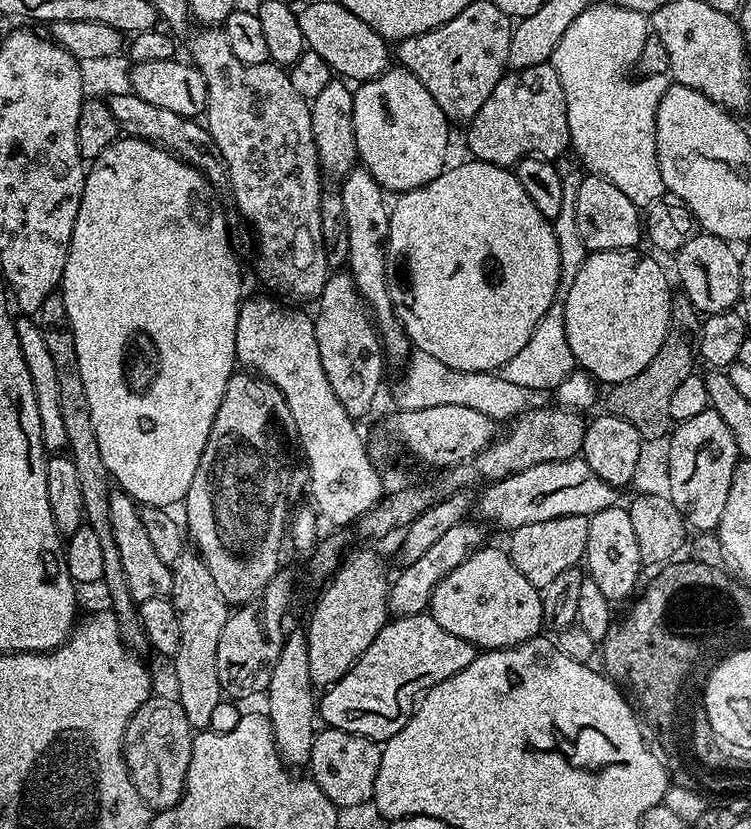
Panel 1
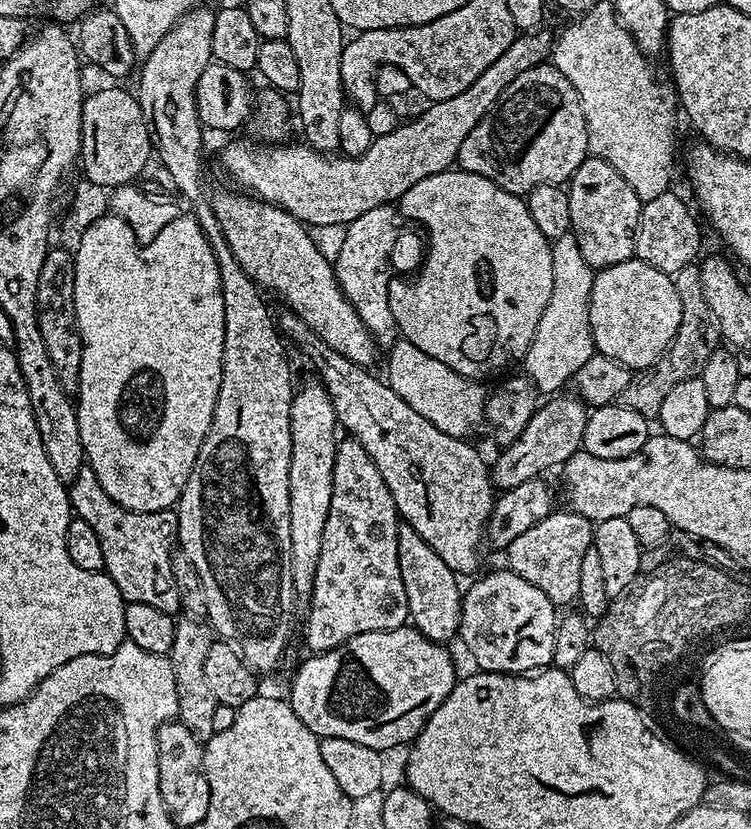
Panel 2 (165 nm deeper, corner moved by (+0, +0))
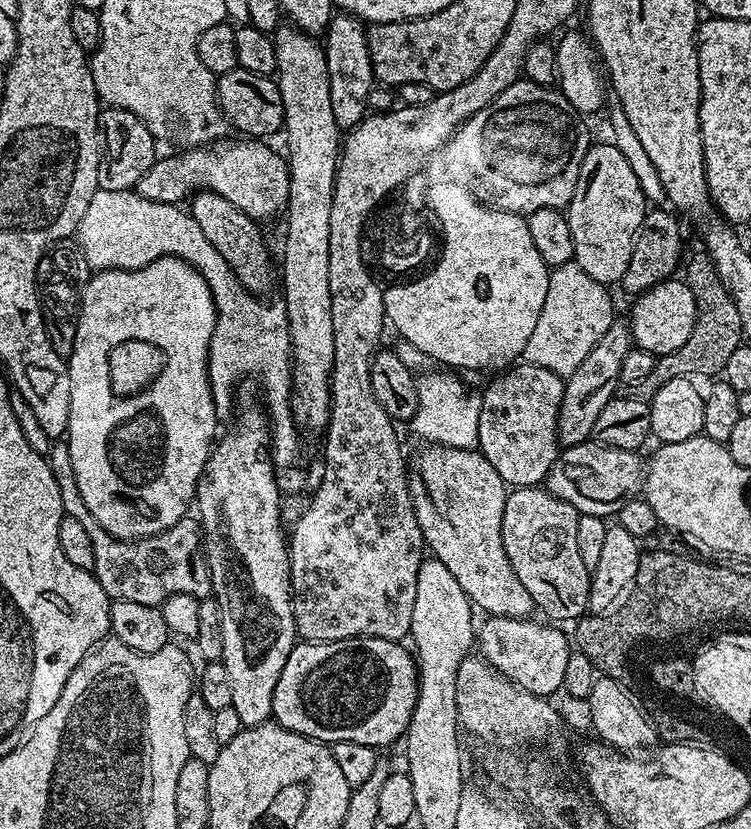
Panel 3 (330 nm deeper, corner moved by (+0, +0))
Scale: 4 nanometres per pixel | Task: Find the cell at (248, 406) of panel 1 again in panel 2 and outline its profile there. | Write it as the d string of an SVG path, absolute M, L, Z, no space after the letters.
M201 6L192 8L181 20L176 21L166 38L162 38L139 65L138 99L148 123L155 155L160 155L173 186L190 203L197 203L194 215L218 262L224 307L222 386L218 390L212 425L198 450L198 458L175 509L178 548L186 554L186 558L190 558L194 570L198 570L198 578L202 578L202 590L206 590L208 603L206 620L213 633L219 639L236 645L249 668L257 674L263 674L274 671L276 663L283 658L288 634L292 630L294 593L290 578L290 406L294 383L292 368L288 365L288 352L284 349L286 344L273 313L268 313L265 293L260 285L248 277L246 270L238 266L238 258L234 258L222 234L222 226L218 226L218 218L214 218L214 210L205 199L204 188L200 185L200 175L204 172L200 151L204 148L206 132L196 109L196 86L198 78L202 78L202 70L213 63L210 38L214 38L215 17L213 9Z

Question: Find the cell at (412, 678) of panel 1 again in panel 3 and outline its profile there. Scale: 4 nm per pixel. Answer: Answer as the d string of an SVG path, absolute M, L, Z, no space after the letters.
M377 636L297 643L286 658L286 666L282 666L282 678L278 678L278 686L274 686L272 714L275 723L329 746L349 740L383 750L387 744L395 740L397 743L410 726L420 685L418 665L413 653L407 647L404 649L404 646L403 643Z

